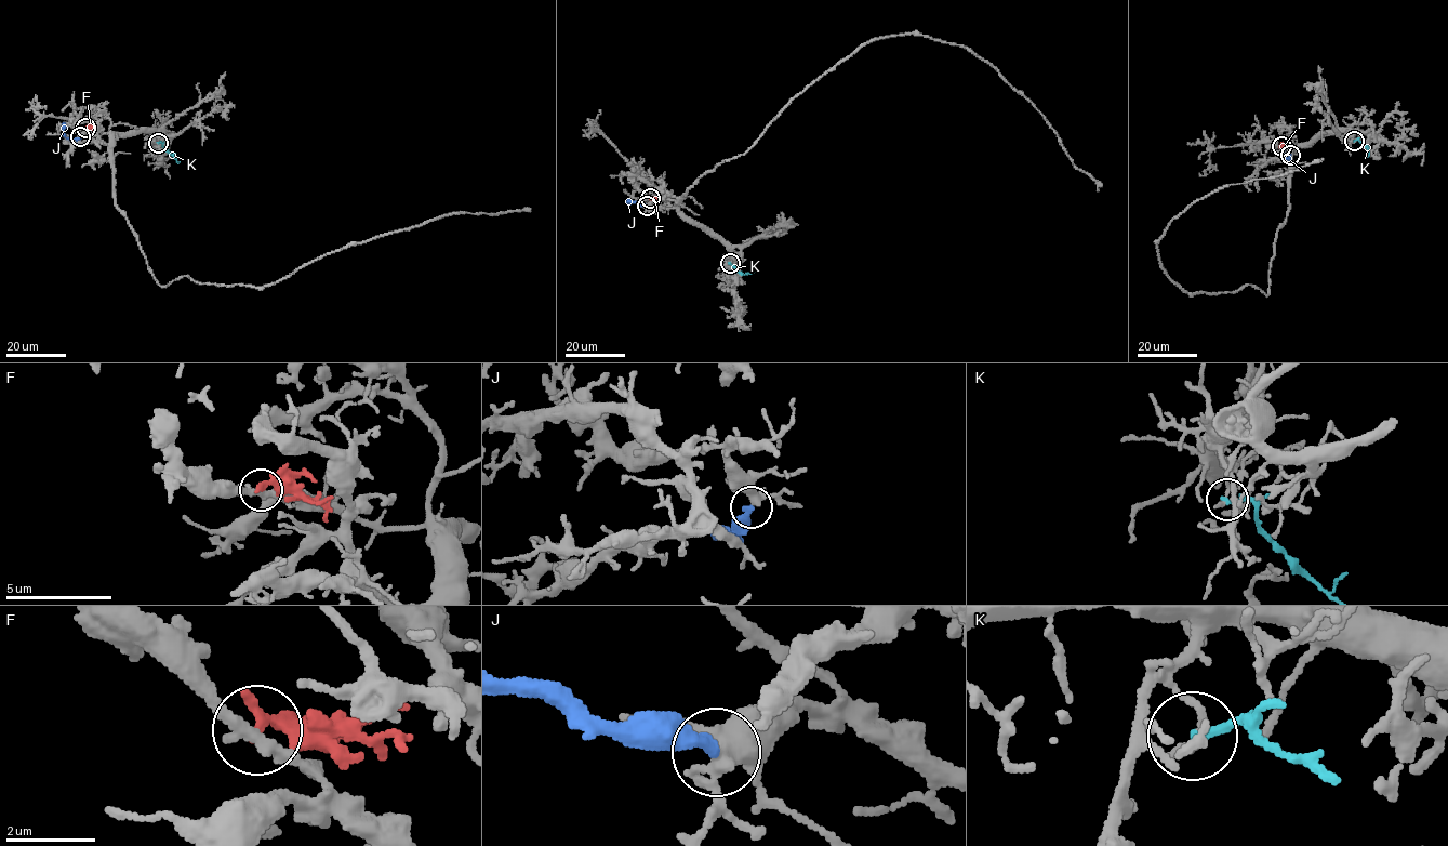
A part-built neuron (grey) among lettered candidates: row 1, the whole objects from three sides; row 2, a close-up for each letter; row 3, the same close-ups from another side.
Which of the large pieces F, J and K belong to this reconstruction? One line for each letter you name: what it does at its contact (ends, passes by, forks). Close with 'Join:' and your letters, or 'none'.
J: It ends there
Join: J

